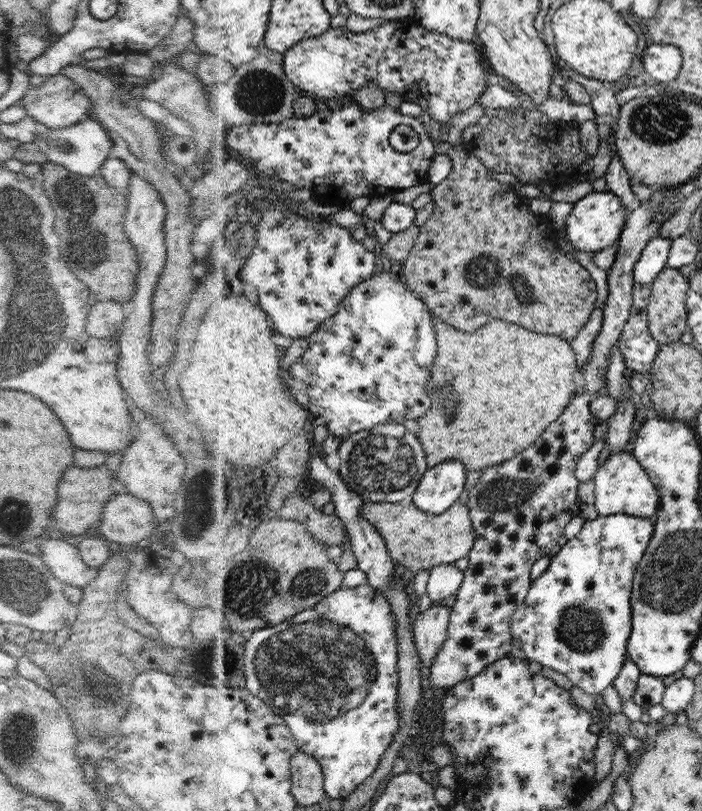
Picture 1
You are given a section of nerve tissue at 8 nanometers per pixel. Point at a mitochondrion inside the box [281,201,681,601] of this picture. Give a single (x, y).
(380, 465)

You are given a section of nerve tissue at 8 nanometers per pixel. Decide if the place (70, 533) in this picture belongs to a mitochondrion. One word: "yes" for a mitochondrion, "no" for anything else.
no

